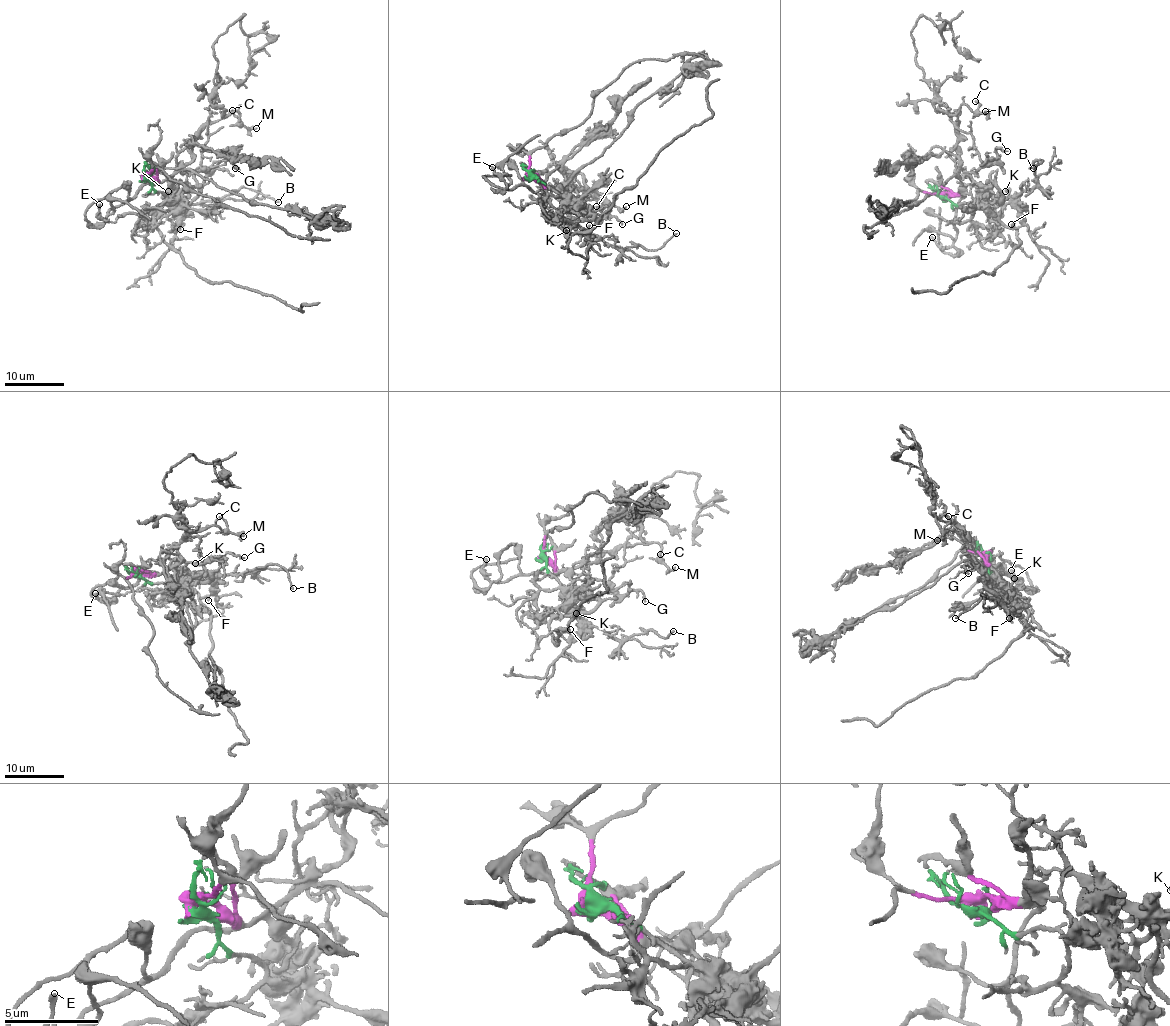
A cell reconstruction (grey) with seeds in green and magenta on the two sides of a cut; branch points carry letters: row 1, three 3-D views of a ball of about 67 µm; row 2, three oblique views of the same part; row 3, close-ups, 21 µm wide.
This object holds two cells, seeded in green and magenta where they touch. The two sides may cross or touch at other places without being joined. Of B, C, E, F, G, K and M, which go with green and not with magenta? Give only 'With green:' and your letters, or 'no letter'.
With green: B, F, G, K

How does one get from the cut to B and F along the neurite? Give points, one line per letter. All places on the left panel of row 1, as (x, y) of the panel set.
B: (143, 176), (157, 190), (178, 201), (175, 201), (175, 206), (189, 203), (211, 205), (241, 187), (278, 201)
F: (143, 176), (157, 190), (177, 202), (174, 204), (181, 215), (171, 232), (176, 227), (180, 229)

